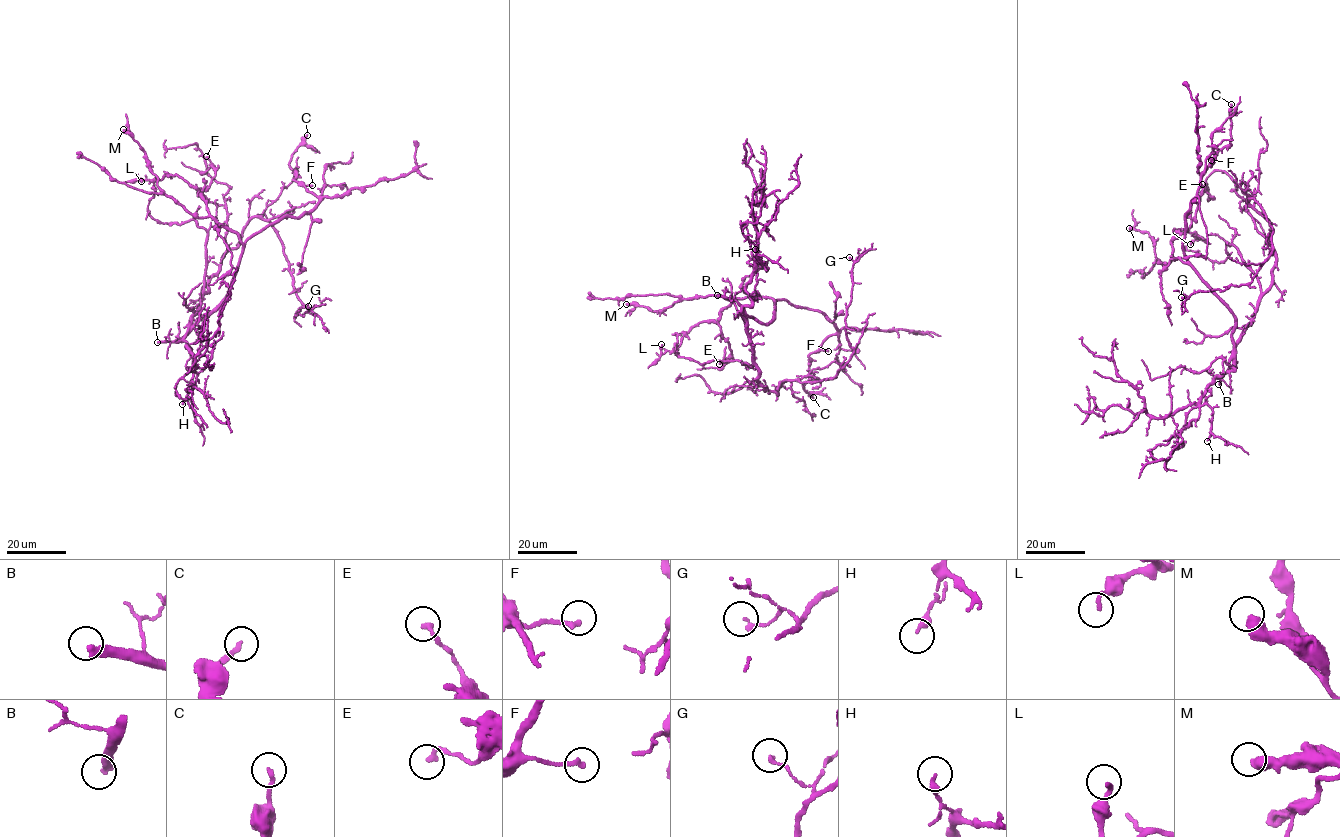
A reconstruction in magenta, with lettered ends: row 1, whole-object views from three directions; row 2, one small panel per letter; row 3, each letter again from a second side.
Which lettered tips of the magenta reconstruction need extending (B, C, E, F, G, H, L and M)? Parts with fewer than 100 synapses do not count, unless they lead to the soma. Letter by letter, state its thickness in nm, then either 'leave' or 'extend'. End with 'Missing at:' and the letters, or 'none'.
B: 320 nm thick; extend
C: 200 nm thick; leave
E: 200 nm thick; leave
F: 200 nm thick; leave
G: 160 nm thick; leave
H: 260 nm thick; leave
L: 190 nm thick; leave
M: 380 nm thick; leave
Missing at: B

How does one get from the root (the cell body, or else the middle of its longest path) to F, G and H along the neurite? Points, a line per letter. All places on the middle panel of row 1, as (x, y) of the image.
F: (753, 351), (746, 317), (769, 322), (773, 302), (780, 299), (826, 314), (837, 330), (820, 346), (828, 351)
G: (753, 351), (764, 392), (778, 395), (785, 380), (835, 376), (853, 351), (845, 319), (854, 263), (849, 257)
H: (753, 351), (743, 306), (751, 304), (746, 288), (757, 256), (763, 264), (755, 249)

